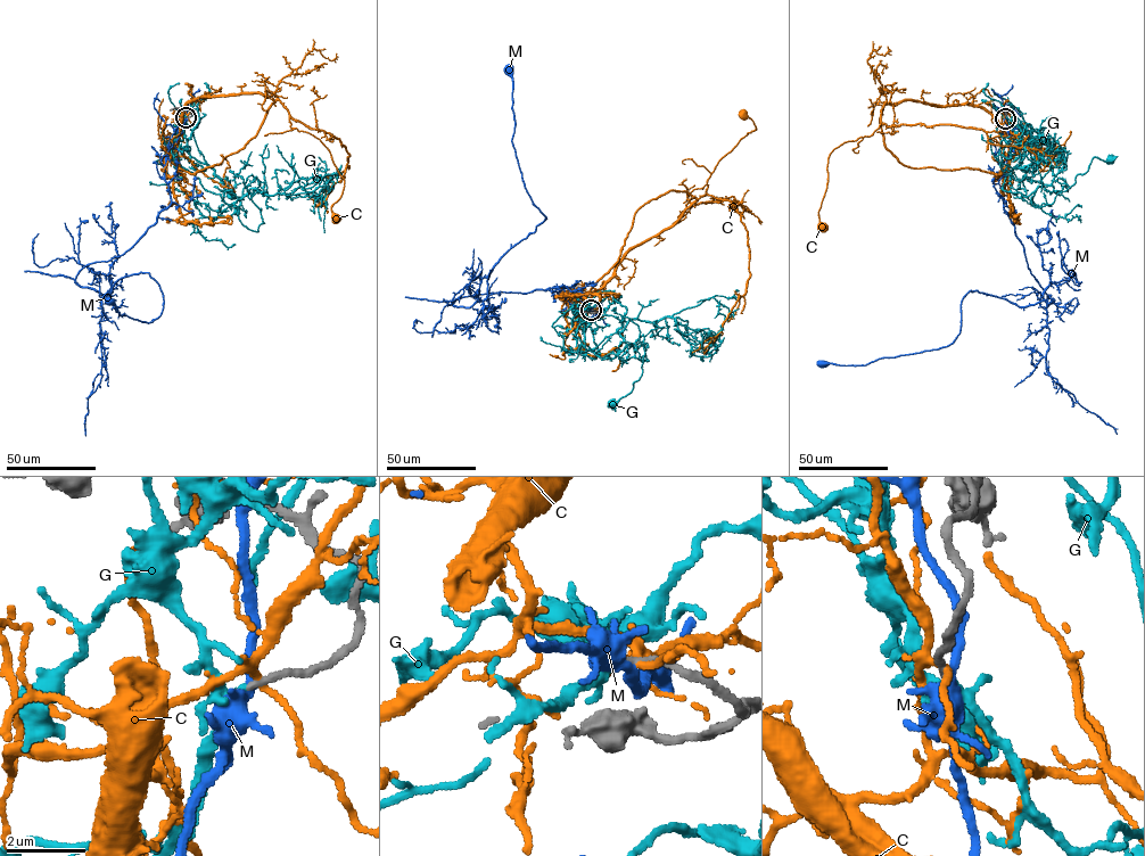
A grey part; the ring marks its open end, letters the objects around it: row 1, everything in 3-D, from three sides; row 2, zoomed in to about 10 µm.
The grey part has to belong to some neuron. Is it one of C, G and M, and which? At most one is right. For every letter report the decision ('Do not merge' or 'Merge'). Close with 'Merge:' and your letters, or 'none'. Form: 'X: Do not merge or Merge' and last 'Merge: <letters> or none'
C: Do not merge
G: Merge
M: Do not merge
Merge: G

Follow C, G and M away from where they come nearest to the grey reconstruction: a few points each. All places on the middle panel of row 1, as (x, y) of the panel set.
C: (592, 310), (587, 301), (629, 250), (670, 228), (706, 194), (717, 164), (756, 129), (743, 114)
G: (592, 309), (571, 319), (612, 291), (644, 351), (642, 375), (612, 402)
M: (592, 310), (569, 304), (563, 285), (453, 304), (485, 299), (495, 263), (546, 219), (511, 141), (509, 68)

